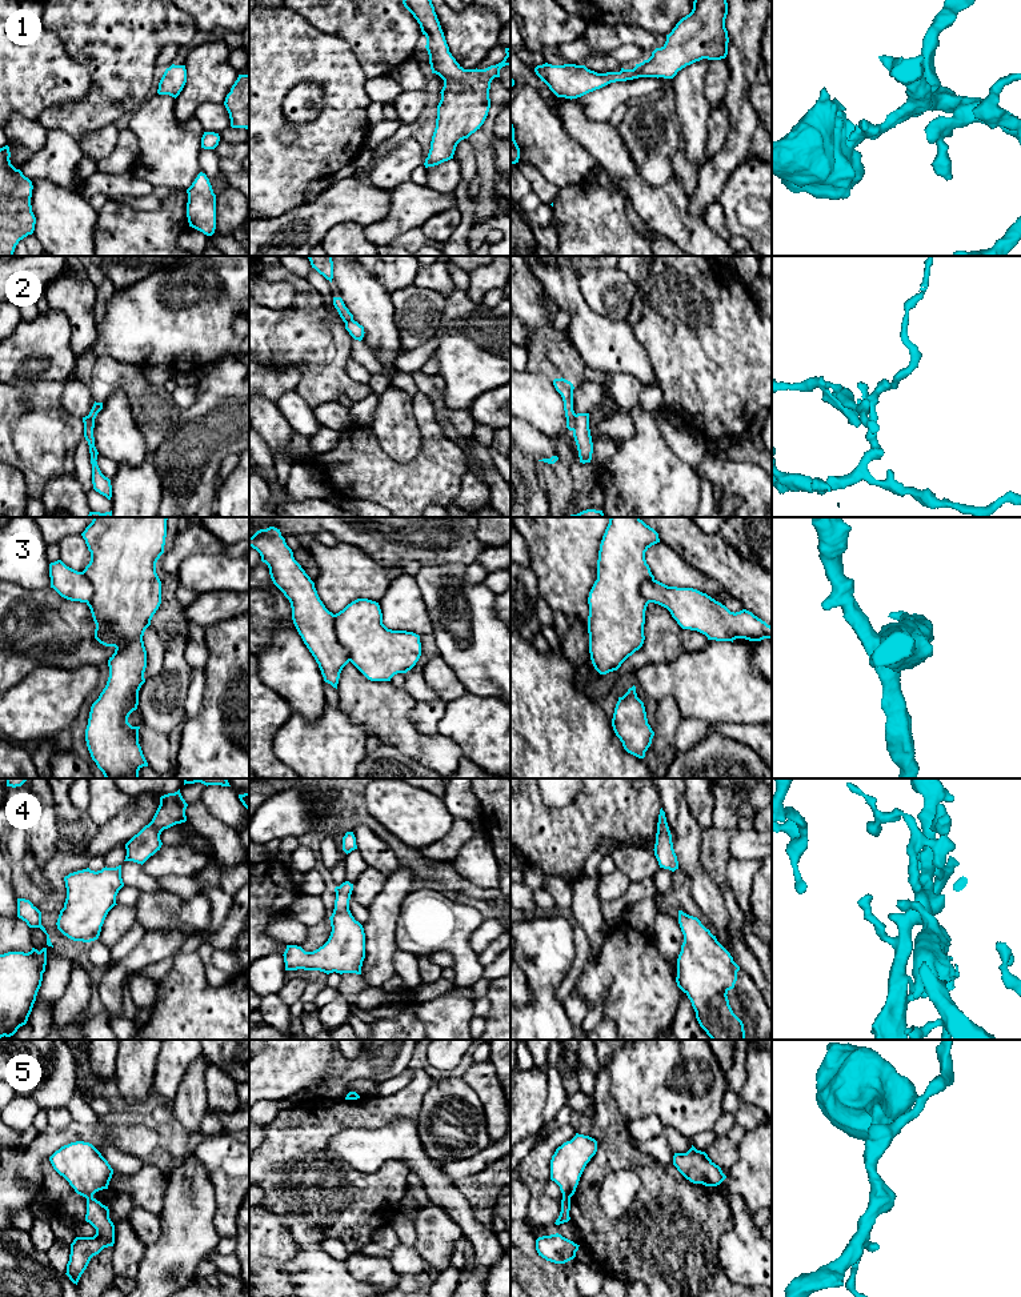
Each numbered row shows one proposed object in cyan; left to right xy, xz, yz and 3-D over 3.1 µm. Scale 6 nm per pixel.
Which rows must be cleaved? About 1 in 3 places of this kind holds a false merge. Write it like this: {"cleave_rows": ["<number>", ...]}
{"cleave_rows": ["2", "3", "5"]}

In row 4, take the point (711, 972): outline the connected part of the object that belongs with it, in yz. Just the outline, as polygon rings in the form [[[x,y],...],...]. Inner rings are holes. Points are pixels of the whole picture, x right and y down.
[[[678,910],[684,942],[677,958],[677,986],[688,996],[700,1026],[712,1040],[745,1040],[742,1021],[733,1013],[728,992],[734,988],[740,966],[697,917]]]

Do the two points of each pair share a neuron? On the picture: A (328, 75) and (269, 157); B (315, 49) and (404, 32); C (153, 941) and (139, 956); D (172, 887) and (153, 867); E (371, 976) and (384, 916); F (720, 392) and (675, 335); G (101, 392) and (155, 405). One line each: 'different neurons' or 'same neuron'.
A: same neuron
B: different neurons
C: same neuron
D: different neurons
E: same neuron
F: same neuron
G: same neuron

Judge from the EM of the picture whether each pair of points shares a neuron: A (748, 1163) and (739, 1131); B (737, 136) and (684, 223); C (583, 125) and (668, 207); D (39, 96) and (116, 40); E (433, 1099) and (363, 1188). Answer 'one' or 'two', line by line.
A: two
B: two
C: one
D: two
E: two

